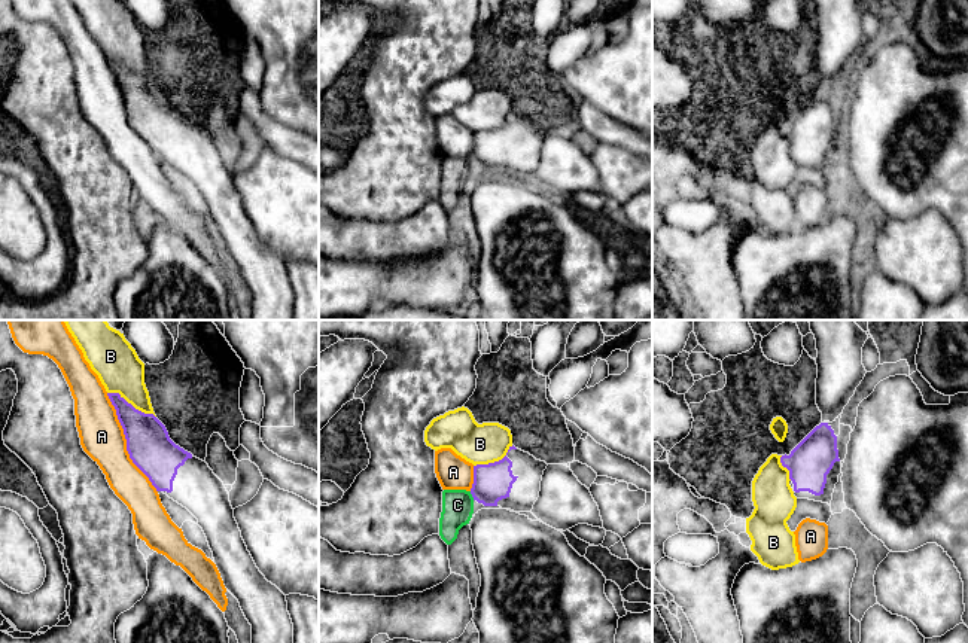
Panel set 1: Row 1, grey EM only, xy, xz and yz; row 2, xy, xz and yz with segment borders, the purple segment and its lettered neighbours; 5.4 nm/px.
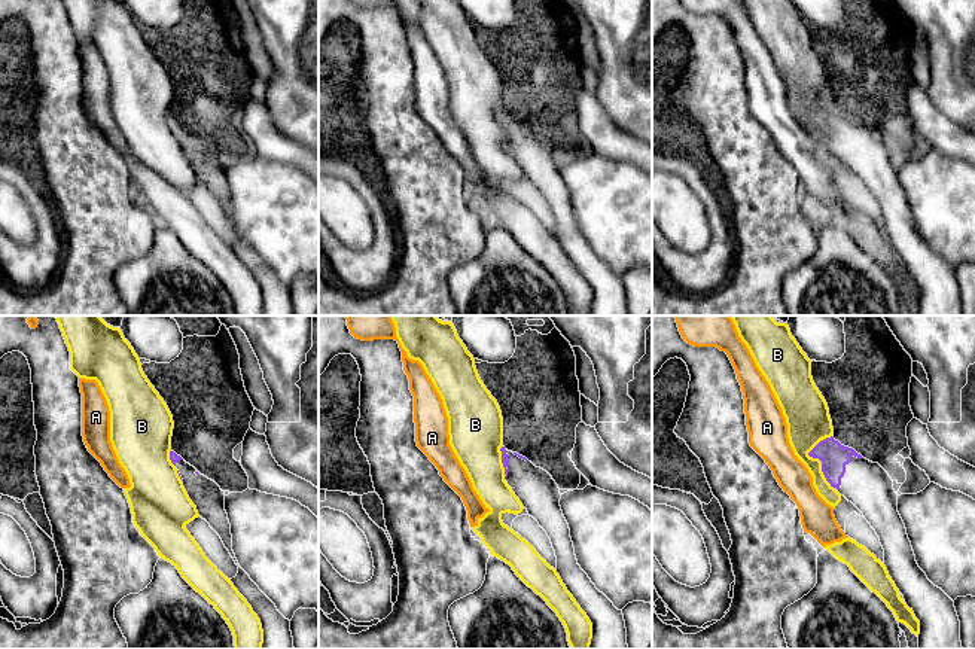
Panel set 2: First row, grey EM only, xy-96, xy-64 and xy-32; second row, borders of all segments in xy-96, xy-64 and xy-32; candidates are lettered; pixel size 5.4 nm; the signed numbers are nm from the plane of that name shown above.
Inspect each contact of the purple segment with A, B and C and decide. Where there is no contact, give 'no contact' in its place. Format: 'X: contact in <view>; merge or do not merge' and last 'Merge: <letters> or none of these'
A: contact in xy; do not merge
B: contact in xy; do not merge
C: contact in xz; do not merge
Merge: none of these

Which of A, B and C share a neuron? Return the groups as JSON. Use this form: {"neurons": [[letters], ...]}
{"neurons": [["A", "B"], ["C"]]}

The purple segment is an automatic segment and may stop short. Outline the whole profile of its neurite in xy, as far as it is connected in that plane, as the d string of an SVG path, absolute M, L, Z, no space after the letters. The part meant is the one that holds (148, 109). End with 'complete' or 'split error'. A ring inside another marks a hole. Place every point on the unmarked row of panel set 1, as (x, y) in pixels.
M107 60L116 76L133 129L149 144L156 158L186 174L203 195L213 219L214 231L225 255L238 266L252 292L253 320L293 320L293 290L287 278L286 262L256 234L234 185L234 176L223 149L208 131L176 112L165 92L153 82L128 70L119 60Z; split error

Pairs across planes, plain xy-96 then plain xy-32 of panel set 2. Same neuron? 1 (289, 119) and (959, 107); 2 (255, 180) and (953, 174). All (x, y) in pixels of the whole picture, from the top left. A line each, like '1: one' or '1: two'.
1: one
2: one

